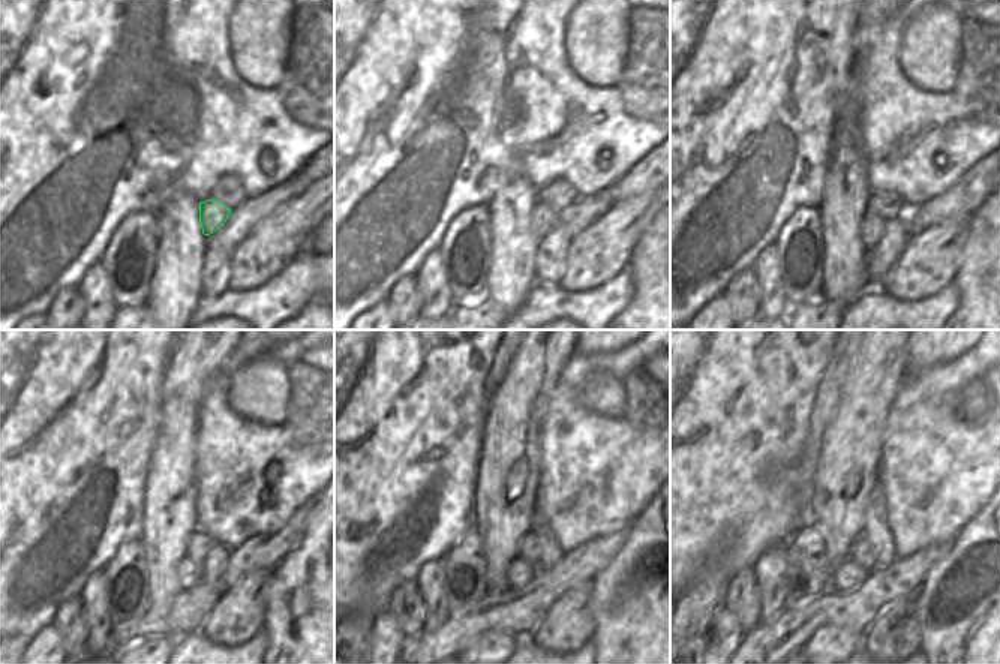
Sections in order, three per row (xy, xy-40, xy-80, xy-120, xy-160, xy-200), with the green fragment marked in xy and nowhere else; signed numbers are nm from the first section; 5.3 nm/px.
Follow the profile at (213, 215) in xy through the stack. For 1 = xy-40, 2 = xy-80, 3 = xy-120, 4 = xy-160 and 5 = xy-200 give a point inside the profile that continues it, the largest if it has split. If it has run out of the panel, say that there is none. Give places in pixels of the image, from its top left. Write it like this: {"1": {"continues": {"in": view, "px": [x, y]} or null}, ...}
{"1": {"continues": {"in": "xy-40", "px": [543, 219]}}, "2": {"continues": {"in": "xy-80", "px": [871, 228]}}, "3": {"continues": {"in": "xy-120", "px": [189, 573]}}, "4": {"continues": {"in": "xy-160", "px": [519, 573]}}, "5": {"continues": {"in": "xy-200", "px": [846, 576]}}}

